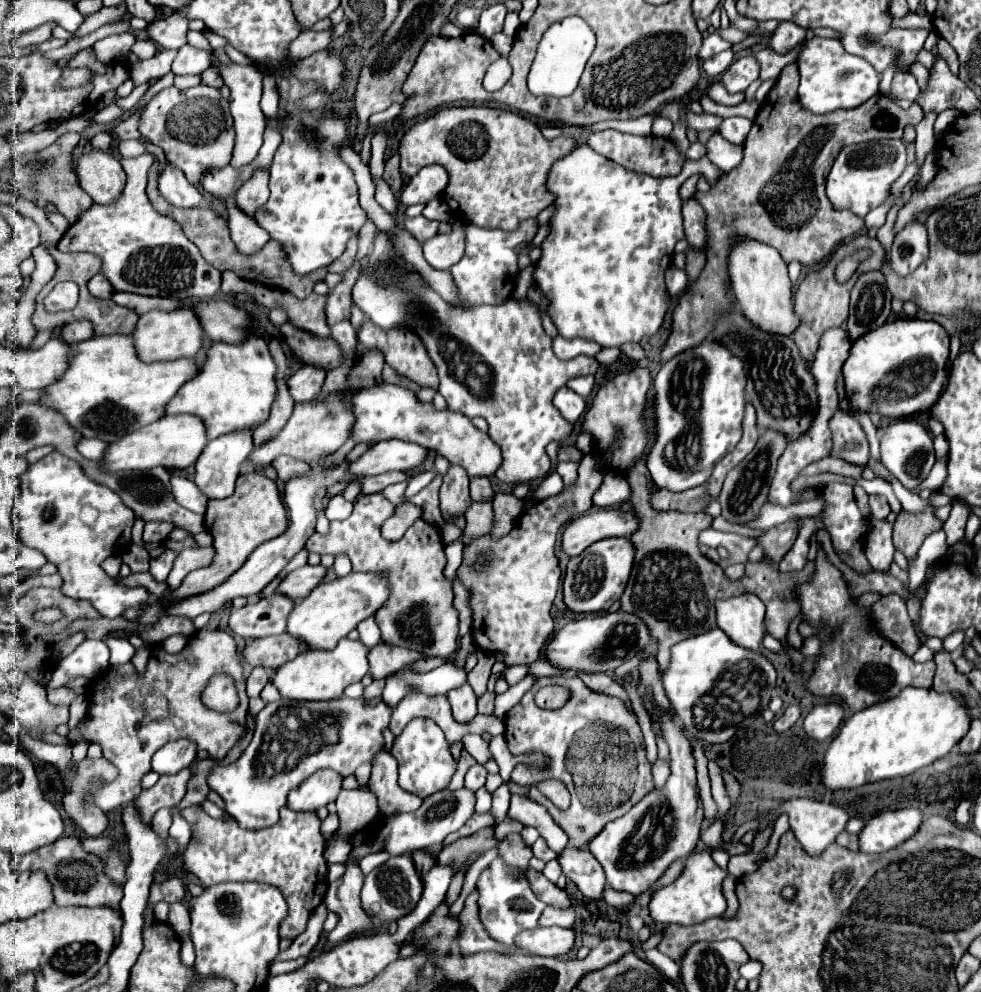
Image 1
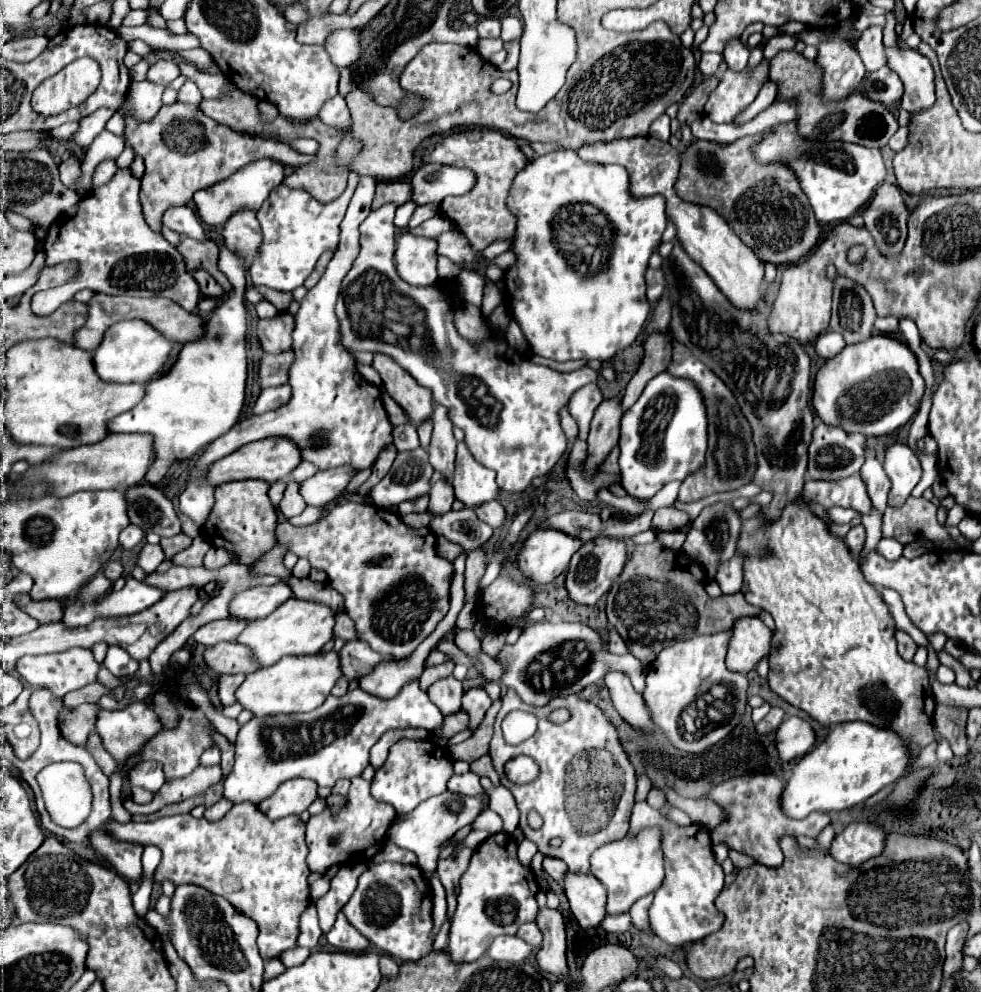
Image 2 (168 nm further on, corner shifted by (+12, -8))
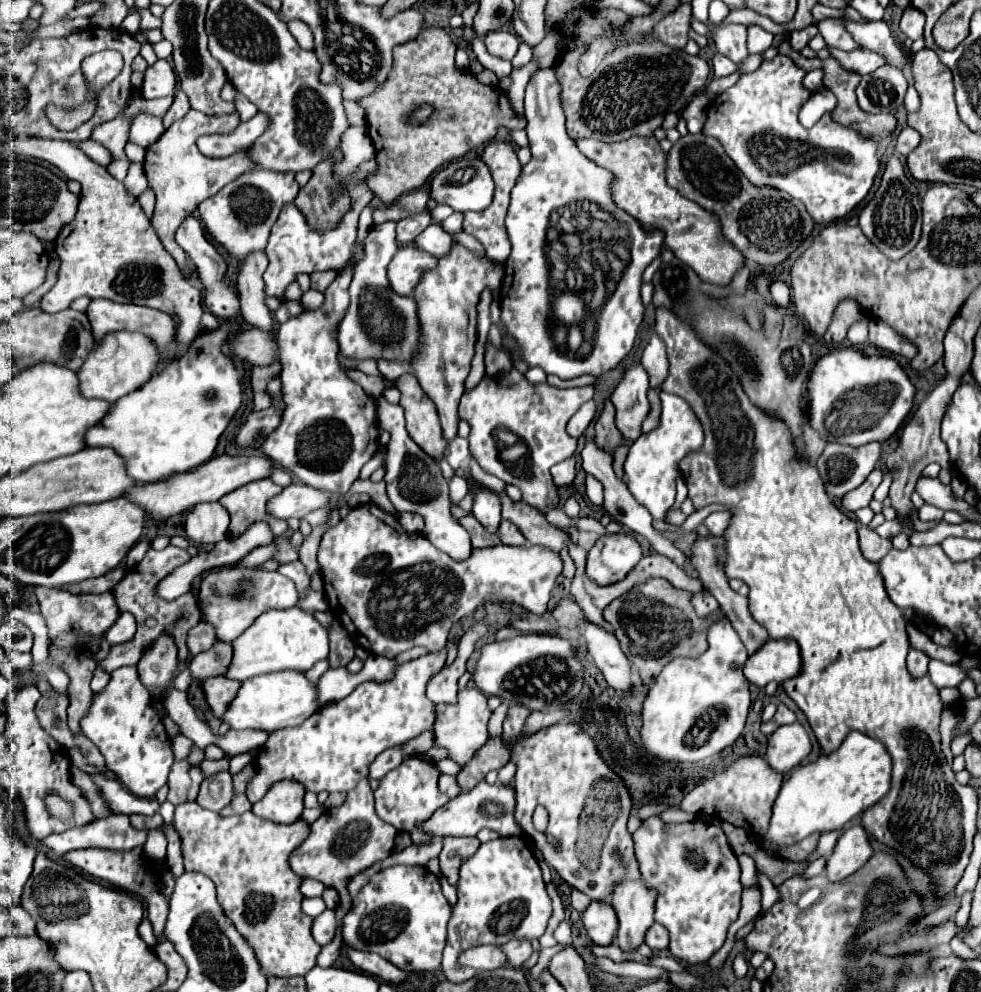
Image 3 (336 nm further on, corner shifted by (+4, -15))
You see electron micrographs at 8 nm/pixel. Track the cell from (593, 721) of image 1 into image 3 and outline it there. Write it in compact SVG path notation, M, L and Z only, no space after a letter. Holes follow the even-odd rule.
M511 705L507 719L503 723L503 739L511 747L511 761L517 765L515 773L515 793L517 793L517 809L515 819L521 829L533 837L537 849L543 853L547 865L551 865L573 889L583 891L593 901L607 901L613 895L617 883L627 879L641 879L639 861L633 851L633 839L627 831L627 819L631 813L631 797L619 775L615 775L609 765L601 759L595 741L583 733L575 723L557 723L543 731L537 731L529 737L519 737L521 727L529 715L529 709L523 705ZM537 805L543 805L549 811L549 827L547 833L539 833L533 823L533 811Z

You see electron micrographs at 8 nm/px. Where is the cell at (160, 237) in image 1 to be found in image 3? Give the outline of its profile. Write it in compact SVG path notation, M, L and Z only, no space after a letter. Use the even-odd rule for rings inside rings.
M9 129L7 137L1 139L1 151L45 159L61 169L67 179L81 183L77 215L55 239L55 253L61 257L61 267L55 287L41 299L43 311L63 311L81 295L91 299L103 297L115 303L155 307L167 315L173 315L177 325L175 343L179 345L189 345L199 335L199 321L203 315L201 291L187 283L175 259L161 245L139 201L131 199L131 195L123 191L123 183L113 179L105 167L91 161L69 141L21 137Z

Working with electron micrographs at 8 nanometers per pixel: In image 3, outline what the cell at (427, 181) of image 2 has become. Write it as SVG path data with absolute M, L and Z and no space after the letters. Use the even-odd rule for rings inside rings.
M469 155L469 161L465 157L455 159L449 165L445 165L431 179L431 199L435 199L437 203L445 203L445 205L449 205L449 207L453 207L455 211L461 211L461 213L487 209L493 201L493 189L495 189L495 185L493 185L491 171L479 155Z

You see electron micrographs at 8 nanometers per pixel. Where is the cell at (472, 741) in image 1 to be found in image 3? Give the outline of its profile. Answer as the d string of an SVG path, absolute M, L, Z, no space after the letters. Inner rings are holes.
M447 649L411 659L399 665L391 679L365 681L357 685L349 697L319 707L299 727L273 731L255 757L259 775L253 775L247 785L249 801L257 803L267 793L267 787L279 779L303 781L303 787L315 793L351 791L359 779L367 777L369 763L381 751L403 745L433 727L433 703L427 699L425 687L427 679L445 665L445 659Z

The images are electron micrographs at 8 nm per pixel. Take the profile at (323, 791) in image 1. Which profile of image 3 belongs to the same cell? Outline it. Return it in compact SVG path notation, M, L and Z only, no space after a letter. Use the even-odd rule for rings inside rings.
M291 779L273 783L261 801L253 805L253 813L275 821L275 823L293 823L303 811L303 793L305 787Z

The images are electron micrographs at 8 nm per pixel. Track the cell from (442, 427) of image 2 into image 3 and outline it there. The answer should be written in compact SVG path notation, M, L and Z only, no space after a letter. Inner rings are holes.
M459 243L451 245L451 251L437 259L437 267L425 271L419 279L413 299L417 303L419 317L419 347L413 357L413 371L423 391L437 405L443 435L451 441L457 435L457 405L463 395L463 381L469 375L473 347L477 341L477 303L483 289L491 293L501 287L503 265L487 257L477 257L473 251Z

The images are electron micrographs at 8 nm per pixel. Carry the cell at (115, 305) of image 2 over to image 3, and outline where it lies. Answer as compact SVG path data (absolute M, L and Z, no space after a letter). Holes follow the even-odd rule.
M93 299L87 307L87 317L89 323L93 327L93 337L95 341L103 339L107 333L115 333L115 331L135 331L135 333L143 333L145 337L149 337L159 349L163 349L165 345L169 345L175 337L175 323L169 315L165 315L163 311L155 311L149 307L139 307L139 305L123 305L123 303L113 303L109 299Z

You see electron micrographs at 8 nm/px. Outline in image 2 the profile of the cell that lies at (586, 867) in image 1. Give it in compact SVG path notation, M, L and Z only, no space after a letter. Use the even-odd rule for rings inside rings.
M567 872L563 878L563 890L569 898L573 916L583 928L595 928L607 916L603 884L591 874Z

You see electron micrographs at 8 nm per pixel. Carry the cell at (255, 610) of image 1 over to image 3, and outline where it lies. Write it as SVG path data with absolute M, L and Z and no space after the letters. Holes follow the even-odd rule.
M201 621L195 627L191 627L191 631L187 633L187 649L191 655L197 655L199 651L207 651L207 647L211 647L213 643L217 643L217 639L209 623Z

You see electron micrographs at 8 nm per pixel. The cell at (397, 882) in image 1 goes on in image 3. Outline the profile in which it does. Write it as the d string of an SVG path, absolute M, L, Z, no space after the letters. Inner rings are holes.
M393 865L369 877L369 881L353 897L353 905L343 917L343 941L351 949L383 955L383 959L391 961L399 969L405 969L411 973L433 971L441 967L441 955L443 955L443 947L447 939L449 917L451 917L451 905L443 897L439 879L433 873L429 873L425 867Z

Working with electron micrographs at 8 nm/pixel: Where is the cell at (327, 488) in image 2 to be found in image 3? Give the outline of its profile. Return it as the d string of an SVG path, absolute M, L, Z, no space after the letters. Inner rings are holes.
M293 483L267 501L267 517L281 521L291 517L301 519L325 505L329 505L329 491L319 491L315 487L307 487L305 483Z

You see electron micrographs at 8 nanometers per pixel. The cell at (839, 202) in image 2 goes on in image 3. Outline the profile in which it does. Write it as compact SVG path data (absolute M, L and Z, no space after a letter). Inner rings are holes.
M779 53L775 59L763 61L757 71L741 75L733 87L723 91L711 103L701 133L717 139L725 153L751 183L757 187L773 187L789 193L805 205L807 213L817 225L829 225L833 221L845 219L867 197L875 175L879 173L877 145L873 139L859 135L851 127L843 127L833 121L831 113L825 113L811 129L803 127L797 119L797 113L801 105L811 97L809 89L803 87L803 77L805 71L799 69L787 55Z

